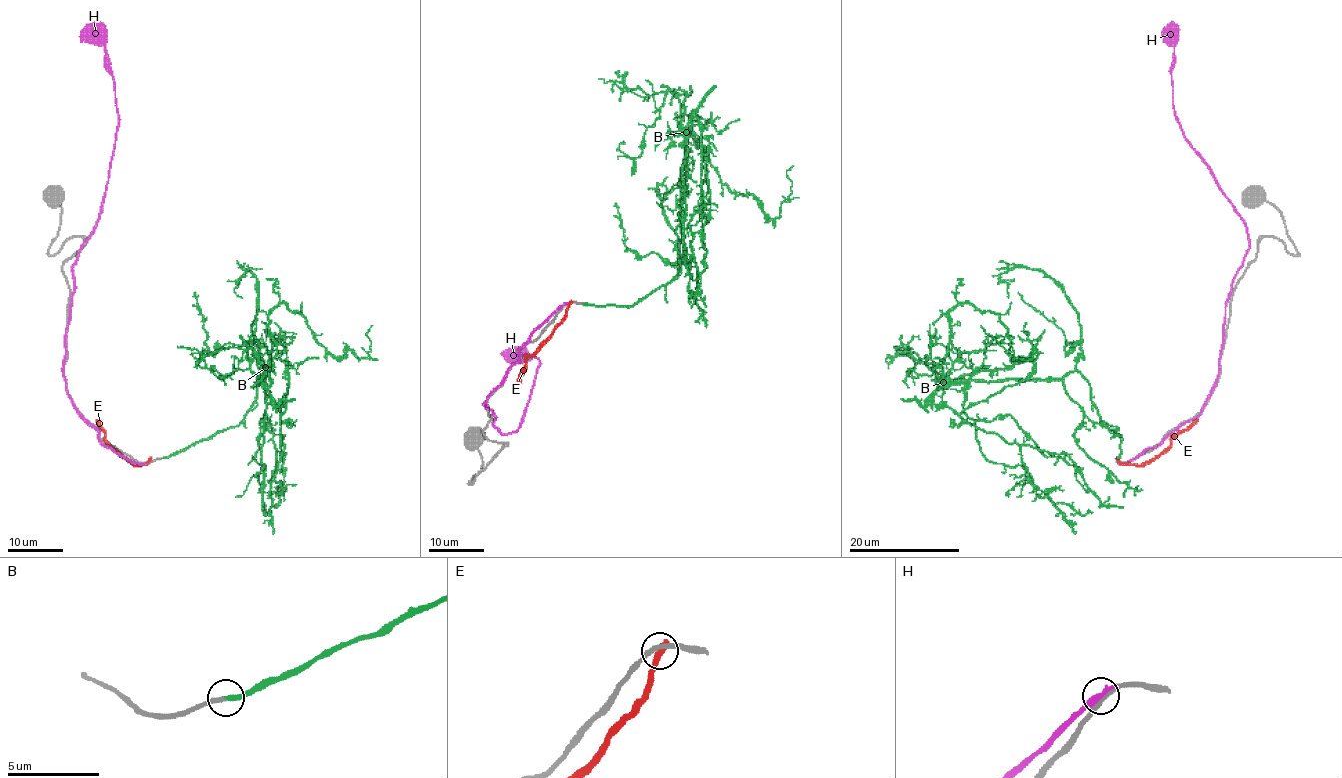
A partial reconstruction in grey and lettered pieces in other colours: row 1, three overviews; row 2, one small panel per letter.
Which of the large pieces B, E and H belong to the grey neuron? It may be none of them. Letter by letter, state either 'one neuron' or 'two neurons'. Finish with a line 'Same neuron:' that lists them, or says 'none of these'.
B: one neuron
E: two neurons
H: two neurons
Same neuron: B

